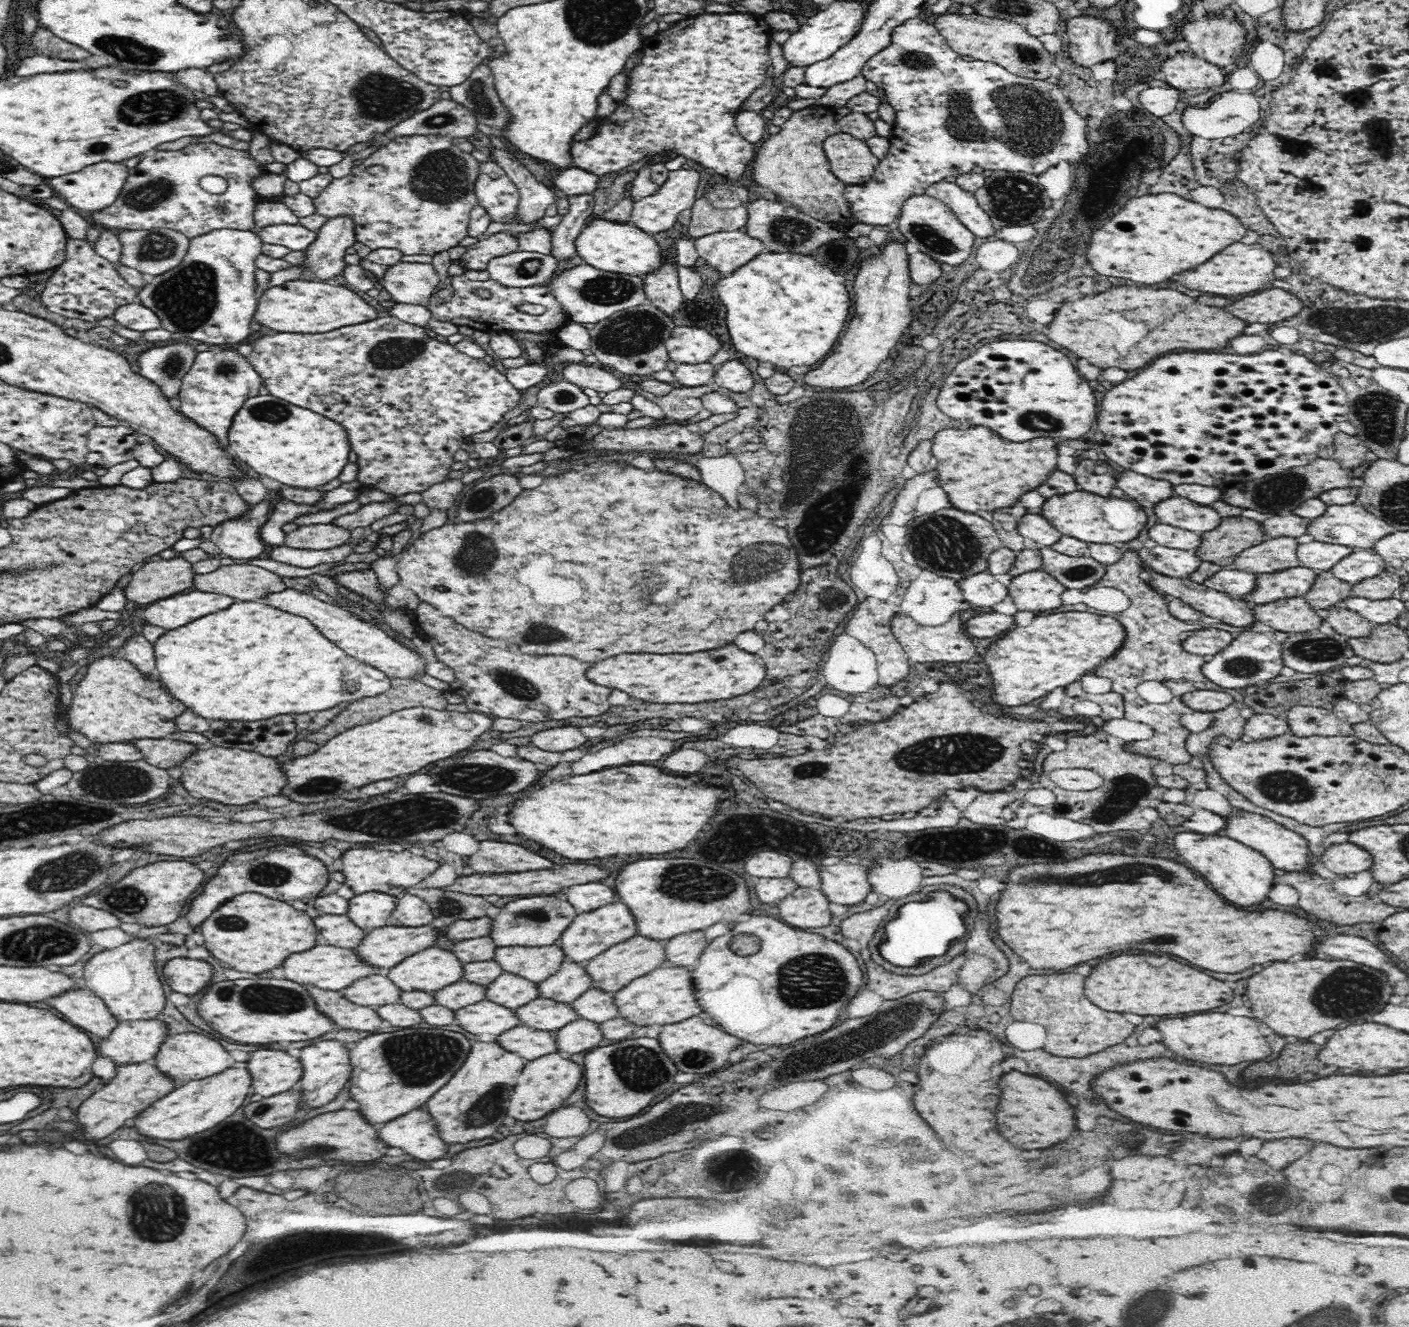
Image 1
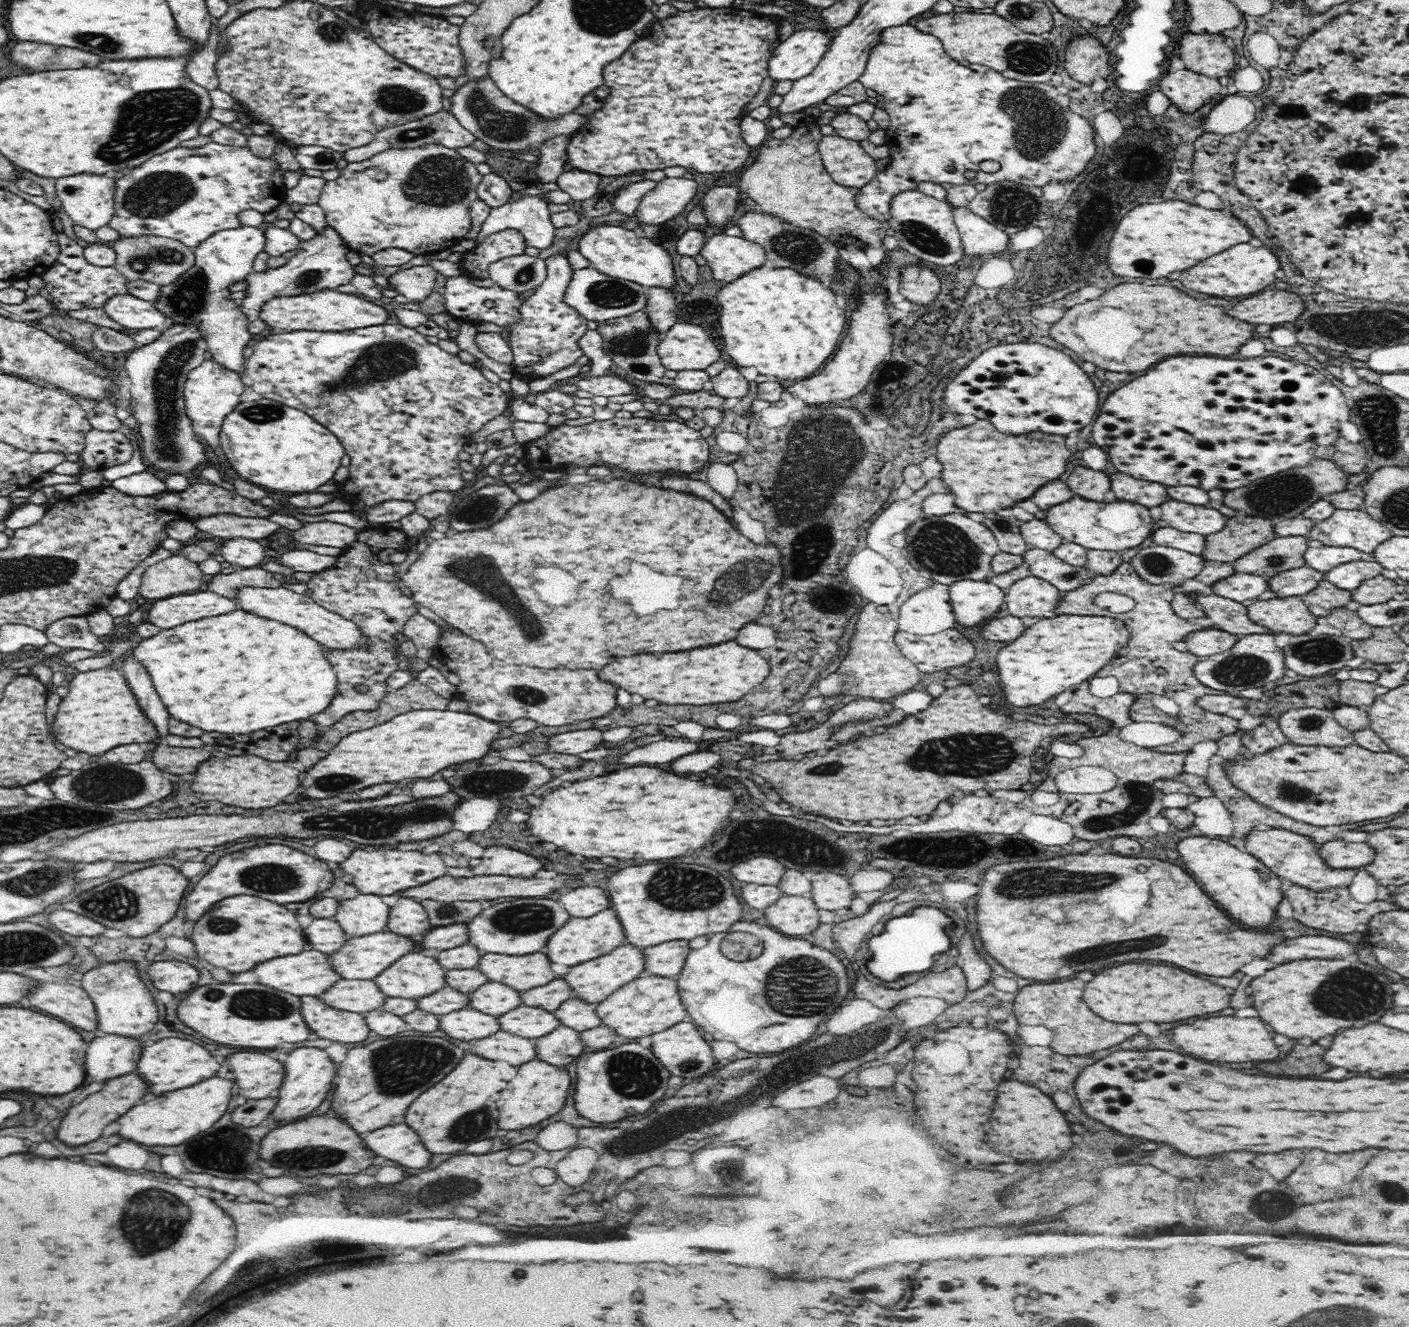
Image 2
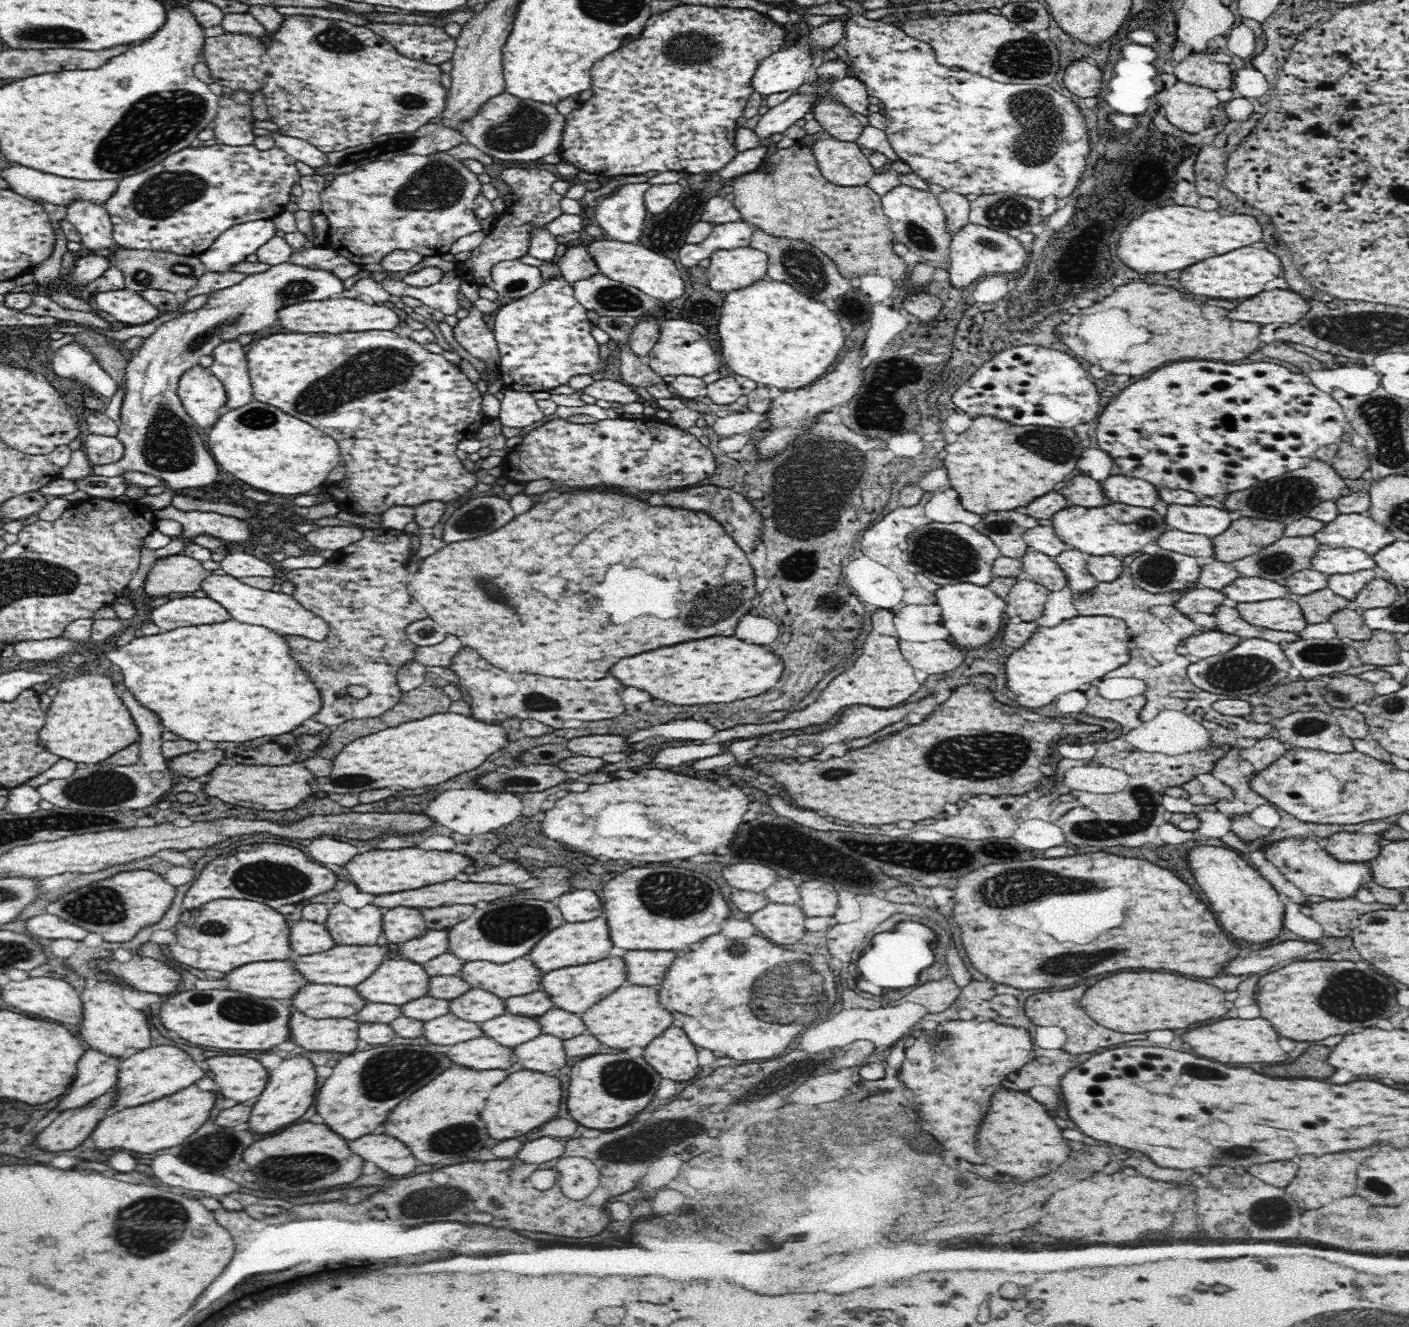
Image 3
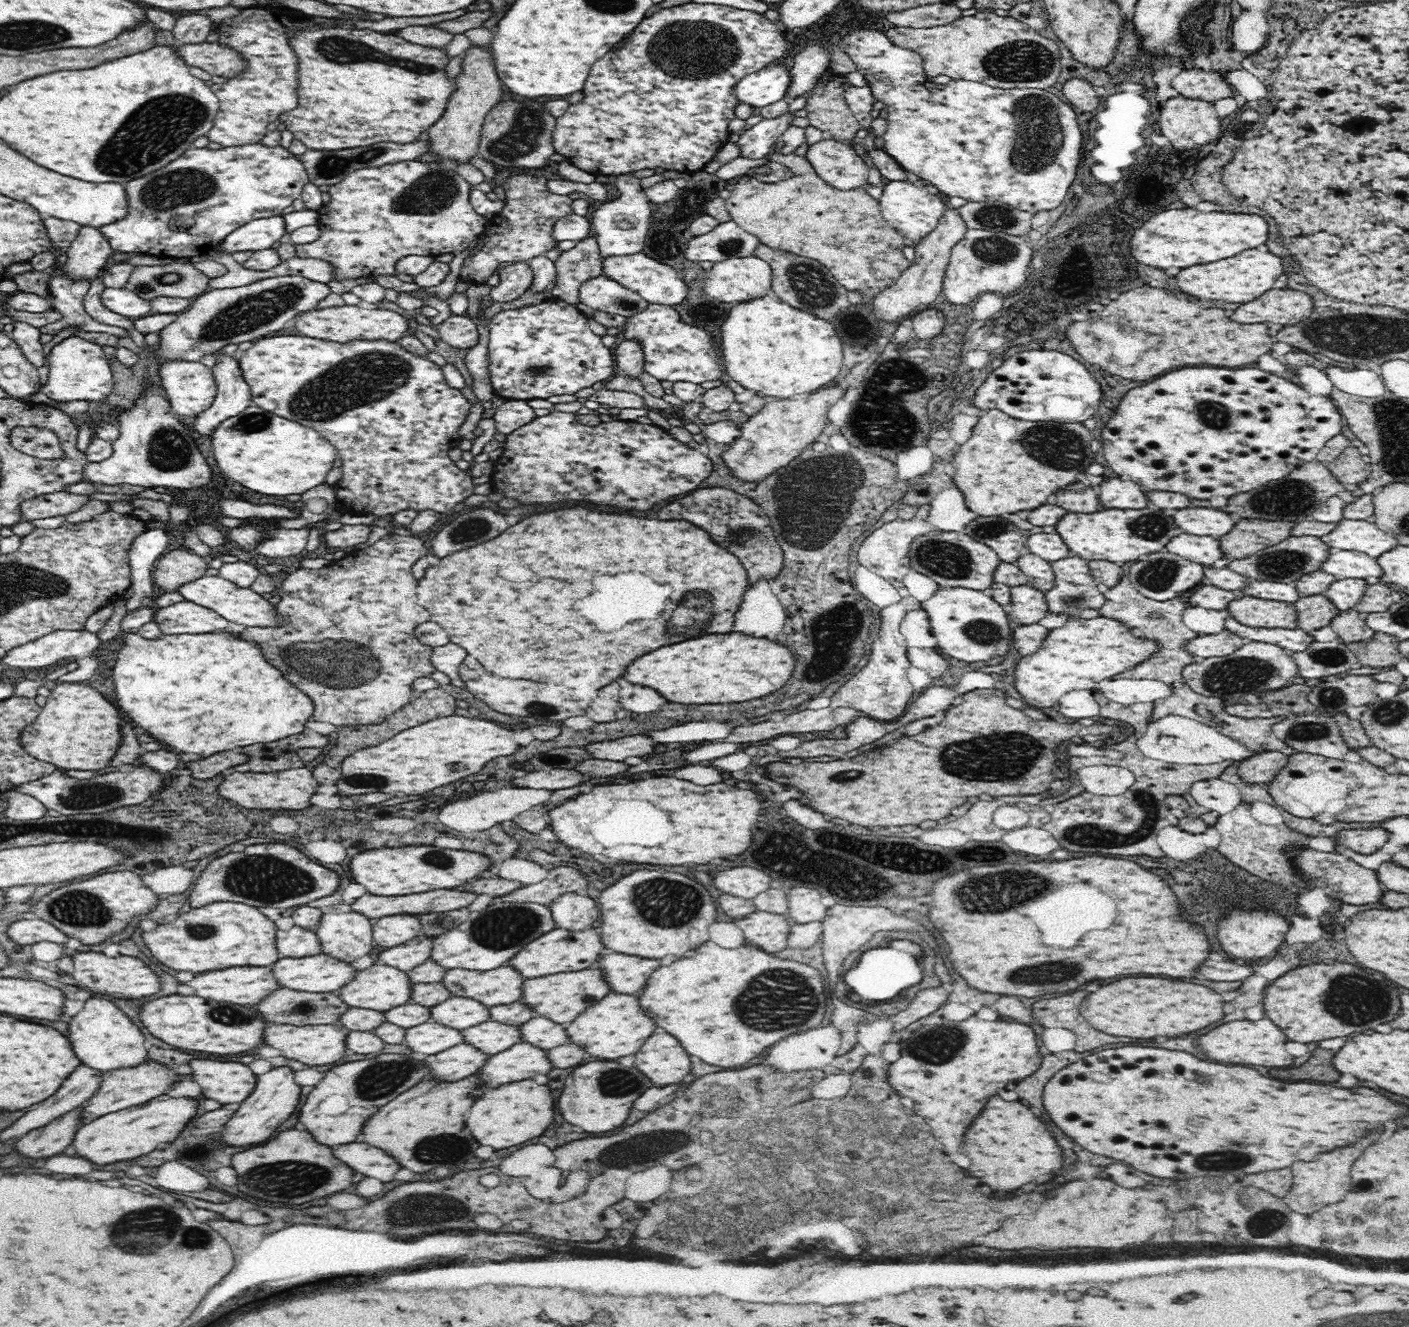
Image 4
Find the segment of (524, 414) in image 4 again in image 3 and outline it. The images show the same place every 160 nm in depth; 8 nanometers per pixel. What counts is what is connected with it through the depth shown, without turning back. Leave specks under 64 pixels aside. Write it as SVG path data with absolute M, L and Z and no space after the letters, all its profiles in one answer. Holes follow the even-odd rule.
M505 390L504 398L501 400L499 412L500 424L510 428L524 428L534 422L540 422L544 418L537 400L532 393L517 390Z

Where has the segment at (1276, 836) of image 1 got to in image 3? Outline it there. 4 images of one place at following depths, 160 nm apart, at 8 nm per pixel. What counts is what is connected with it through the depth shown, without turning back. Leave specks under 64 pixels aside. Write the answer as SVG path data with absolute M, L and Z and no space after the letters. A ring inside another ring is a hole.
M1284 838L1264 847L1263 853L1283 877L1300 888L1304 895L1322 896L1330 900L1354 898L1360 886L1373 881L1372 871L1365 863L1340 862L1310 838Z

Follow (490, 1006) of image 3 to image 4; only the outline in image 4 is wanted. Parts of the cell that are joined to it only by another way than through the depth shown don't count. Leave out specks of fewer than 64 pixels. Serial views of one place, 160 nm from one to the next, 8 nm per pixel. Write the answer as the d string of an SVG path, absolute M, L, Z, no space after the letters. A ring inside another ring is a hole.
M454 996L432 1007L430 1022L446 1024L448 1028L464 1029L490 1020L491 1008L471 997Z

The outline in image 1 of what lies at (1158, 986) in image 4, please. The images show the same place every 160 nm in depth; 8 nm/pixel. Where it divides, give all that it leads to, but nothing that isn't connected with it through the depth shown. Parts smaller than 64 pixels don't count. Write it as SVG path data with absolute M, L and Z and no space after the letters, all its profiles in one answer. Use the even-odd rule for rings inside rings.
M1116 956L1100 962L1086 978L1084 994L1092 1004L1108 1012L1130 1012L1138 1016L1176 1016L1206 1012L1232 1002L1234 992L1226 982L1202 974L1166 956Z

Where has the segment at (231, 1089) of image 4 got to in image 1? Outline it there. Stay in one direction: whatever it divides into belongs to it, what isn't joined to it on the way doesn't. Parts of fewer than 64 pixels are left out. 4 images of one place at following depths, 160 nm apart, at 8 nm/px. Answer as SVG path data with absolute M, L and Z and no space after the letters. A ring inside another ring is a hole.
M261 1049L248 1060L252 1072L252 1090L260 1096L274 1096L292 1088L303 1075L303 1065L286 1051Z

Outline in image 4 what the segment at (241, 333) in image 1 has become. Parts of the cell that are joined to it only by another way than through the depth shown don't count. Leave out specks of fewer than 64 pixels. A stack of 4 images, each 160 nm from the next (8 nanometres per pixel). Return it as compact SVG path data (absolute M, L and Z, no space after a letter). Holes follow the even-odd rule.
M283 216L251 220L248 224L236 228L234 232L230 232L216 250L230 254L242 250L266 250L272 248L274 242L278 242L286 232ZM216 355L217 363L211 369L217 384L217 395L210 408L196 415L192 424L204 440L210 440L210 434L221 421L240 414L252 404L251 388L243 379L236 356Z

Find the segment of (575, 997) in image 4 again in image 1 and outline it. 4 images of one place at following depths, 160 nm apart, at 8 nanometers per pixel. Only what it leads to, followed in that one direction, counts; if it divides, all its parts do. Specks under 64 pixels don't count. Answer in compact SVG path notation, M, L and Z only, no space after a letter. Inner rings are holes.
M632 936L628 940L612 946L596 959L587 961L585 965L586 973L590 974L592 987L599 988L604 992L616 992L622 990L632 980L640 978L653 972L667 958L667 951L664 949L662 940L652 940L648 936Z

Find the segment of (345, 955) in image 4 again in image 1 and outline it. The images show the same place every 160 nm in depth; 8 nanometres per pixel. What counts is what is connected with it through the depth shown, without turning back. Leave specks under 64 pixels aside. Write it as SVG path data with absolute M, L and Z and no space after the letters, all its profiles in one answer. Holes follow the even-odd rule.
M380 892L355 894L348 901L348 918L366 932L386 926L396 906L396 899L396 894L391 892L389 894Z

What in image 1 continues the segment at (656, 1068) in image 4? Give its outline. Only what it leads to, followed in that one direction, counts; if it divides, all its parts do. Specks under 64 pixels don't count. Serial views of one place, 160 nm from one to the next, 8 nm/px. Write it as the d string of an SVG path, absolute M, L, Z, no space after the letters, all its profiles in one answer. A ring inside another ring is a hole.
M698 1015L674 1024L661 1025L657 1039L677 1069L688 1074L706 1074L722 1068L728 1060L728 1054L743 1042L740 1038L724 1032L720 1026L704 1023Z

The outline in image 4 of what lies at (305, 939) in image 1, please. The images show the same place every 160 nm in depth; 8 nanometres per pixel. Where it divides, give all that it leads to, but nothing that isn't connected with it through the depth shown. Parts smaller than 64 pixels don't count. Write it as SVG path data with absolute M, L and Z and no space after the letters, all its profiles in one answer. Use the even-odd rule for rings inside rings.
M214 902L189 912L178 914L171 923L154 924L154 929L143 928L142 940L160 964L176 971L202 973L204 970L224 970L242 966L271 967L280 959L276 947L276 926L260 914L258 908L236 902Z

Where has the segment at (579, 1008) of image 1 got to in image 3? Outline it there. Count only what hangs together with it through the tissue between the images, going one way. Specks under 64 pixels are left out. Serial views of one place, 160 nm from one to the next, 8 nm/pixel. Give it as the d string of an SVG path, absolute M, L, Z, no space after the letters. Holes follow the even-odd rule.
M554 1007L538 1019L542 1034L551 1034L562 1040L568 1040L587 1032L581 1013L572 1014Z

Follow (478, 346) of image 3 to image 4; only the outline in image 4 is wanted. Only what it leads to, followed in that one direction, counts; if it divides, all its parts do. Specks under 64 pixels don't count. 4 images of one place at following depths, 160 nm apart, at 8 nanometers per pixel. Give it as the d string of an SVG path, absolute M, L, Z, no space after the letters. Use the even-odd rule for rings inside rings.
M450 315L437 326L439 338L459 349L469 349L478 344L476 324L464 315Z

